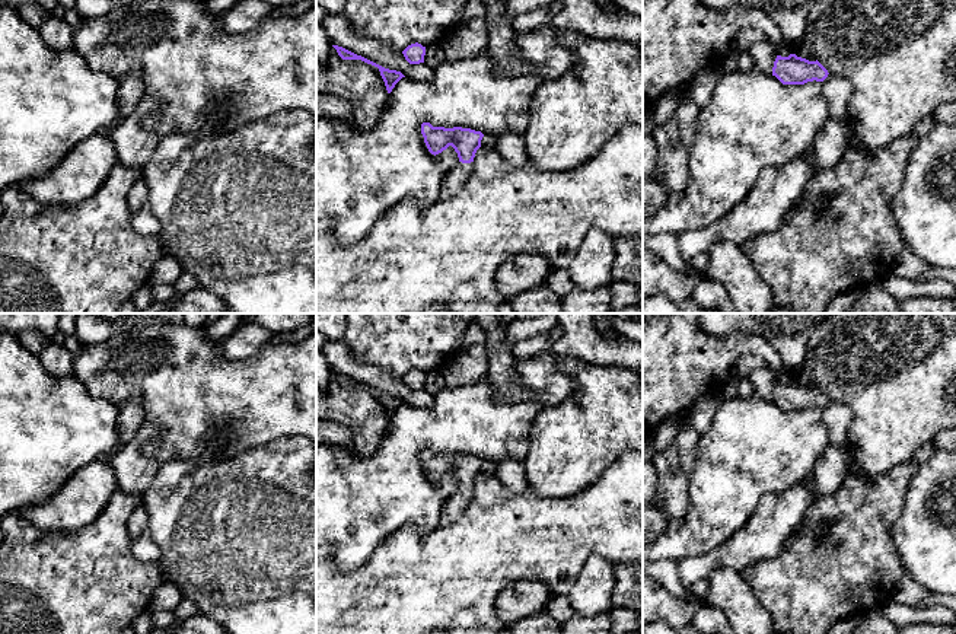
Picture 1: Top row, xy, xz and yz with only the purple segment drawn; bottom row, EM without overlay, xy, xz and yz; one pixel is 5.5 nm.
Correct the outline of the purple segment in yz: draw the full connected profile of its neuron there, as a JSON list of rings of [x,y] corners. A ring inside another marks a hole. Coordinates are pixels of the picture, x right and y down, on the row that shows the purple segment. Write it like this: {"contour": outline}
{"contour": [[[790,54],[788,57],[777,55],[772,76],[783,85],[804,85],[813,80],[820,82],[829,117],[848,125],[848,102],[853,86],[847,79],[829,74],[818,60],[809,61],[796,54]]]}

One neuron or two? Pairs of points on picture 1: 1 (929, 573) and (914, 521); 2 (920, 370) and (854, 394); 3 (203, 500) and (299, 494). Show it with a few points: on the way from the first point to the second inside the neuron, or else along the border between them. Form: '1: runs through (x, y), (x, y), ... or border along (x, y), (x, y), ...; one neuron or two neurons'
1: runs through (929, 560), (927, 534); one neuron
2: runs through (904, 370), (870, 385); one neuron
3: runs through (226, 500), (276, 500); one neuron

